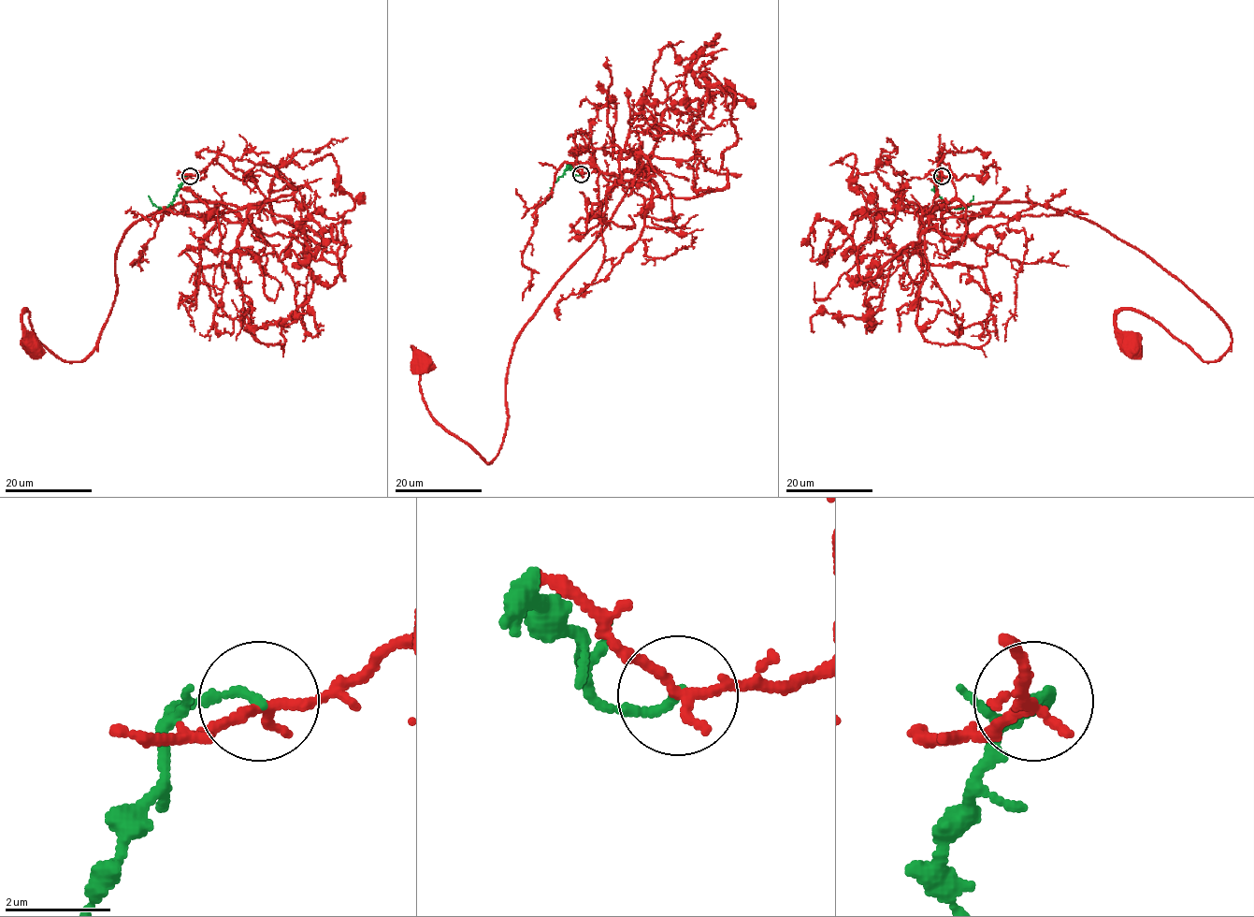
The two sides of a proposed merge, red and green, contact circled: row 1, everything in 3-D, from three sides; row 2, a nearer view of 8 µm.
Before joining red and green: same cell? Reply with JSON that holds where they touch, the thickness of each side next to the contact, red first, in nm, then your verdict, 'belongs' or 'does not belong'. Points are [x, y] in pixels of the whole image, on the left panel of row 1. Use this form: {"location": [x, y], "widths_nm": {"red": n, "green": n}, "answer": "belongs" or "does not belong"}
{"location": [190, 176], "widths_nm": {"red": 200, "green": 180}, "answer": "does not belong"}

